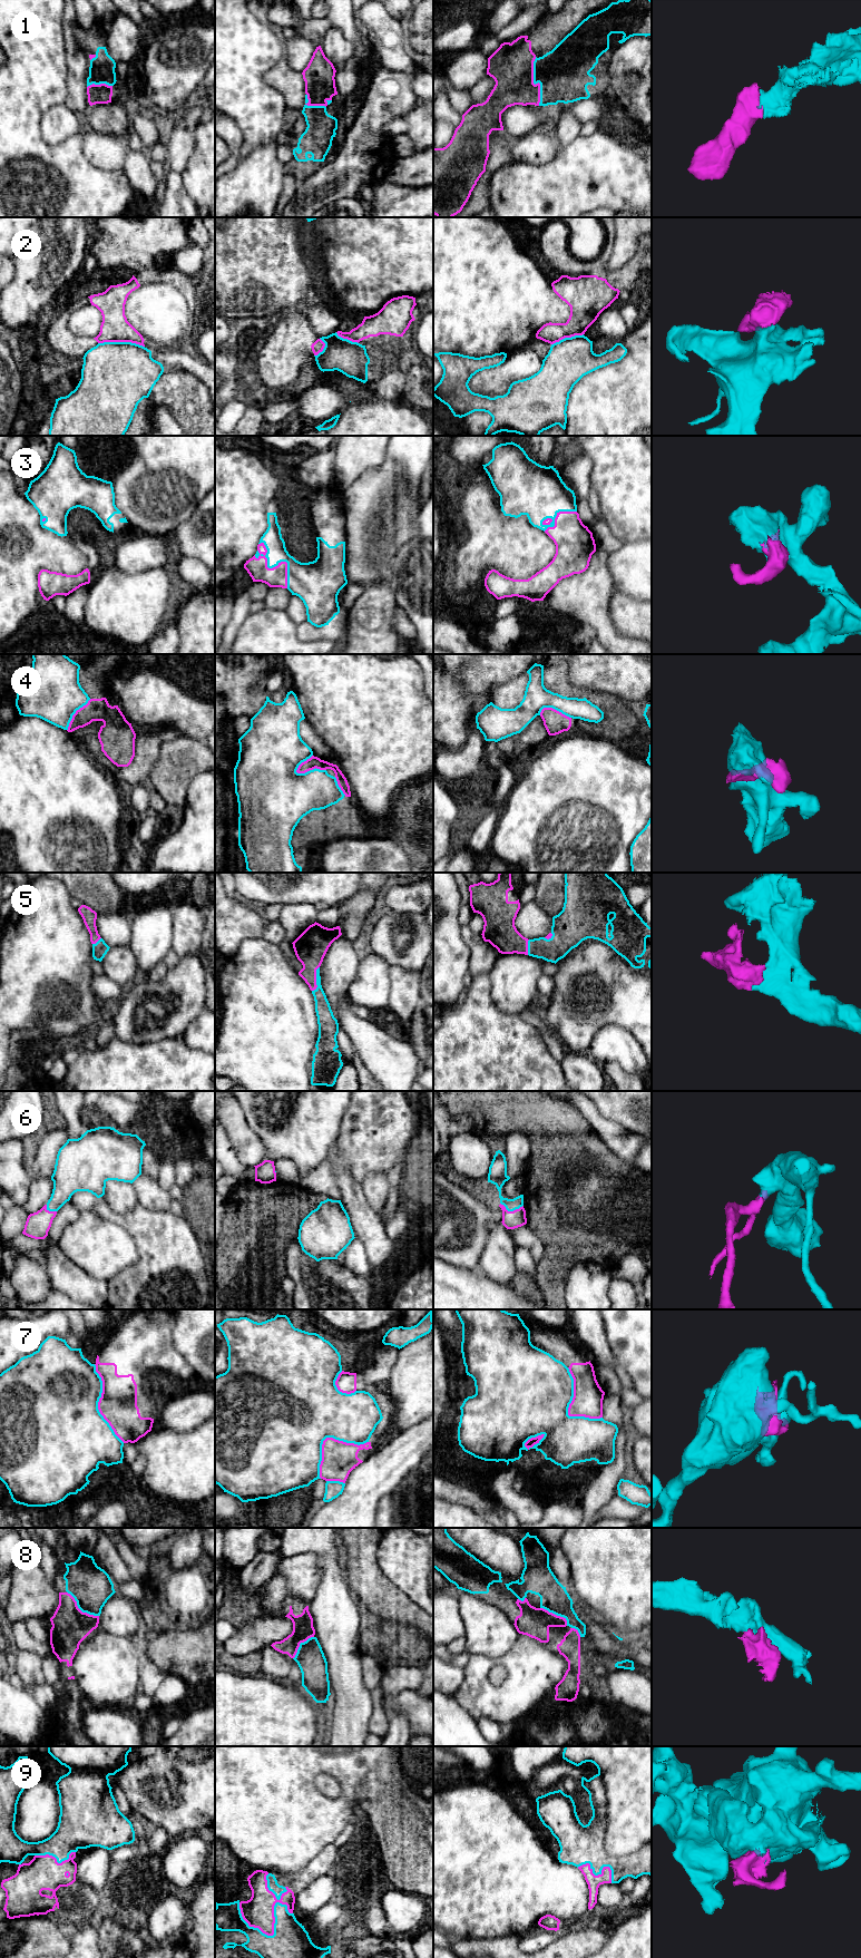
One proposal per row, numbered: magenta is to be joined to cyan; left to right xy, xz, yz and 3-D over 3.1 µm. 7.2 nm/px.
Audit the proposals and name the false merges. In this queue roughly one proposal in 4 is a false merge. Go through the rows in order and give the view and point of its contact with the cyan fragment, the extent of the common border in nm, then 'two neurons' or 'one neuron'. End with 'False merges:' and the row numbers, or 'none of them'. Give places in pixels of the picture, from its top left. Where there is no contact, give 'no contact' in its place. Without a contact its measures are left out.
1: contact yz (535, 84); length 360 nm; one neuron
2: contact xy (121, 342); length 340 nm; two neurons
3: contact xz (276, 565); length 380 nm; one neuron
4: contact xz (310, 770); length 220 nm; two neurons
5: contact xz (316, 978); length 190 nm; one neuron
6: contact yz (511, 1210); length 170 nm; one neuron
7: contact xz (328, 1437); length 440 nm; two neurons
8: contact xy (80, 1609); length 300 nm; one neuron
9: contact xz (275, 1905); length 460 nm; one neuron
False merges: 2, 4, 7

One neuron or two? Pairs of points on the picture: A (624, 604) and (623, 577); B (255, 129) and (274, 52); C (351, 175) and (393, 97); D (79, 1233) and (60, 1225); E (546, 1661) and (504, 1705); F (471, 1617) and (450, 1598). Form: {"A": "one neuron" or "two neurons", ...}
{"A": "two neurons", "B": "one neuron", "C": "one neuron", "D": "two neurons", "E": "one neuron", "F": "two neurons"}

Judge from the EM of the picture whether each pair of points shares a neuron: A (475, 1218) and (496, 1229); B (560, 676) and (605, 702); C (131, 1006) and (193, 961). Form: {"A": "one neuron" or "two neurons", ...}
{"A": "two neurons", "B": "one neuron", "C": "one neuron"}

